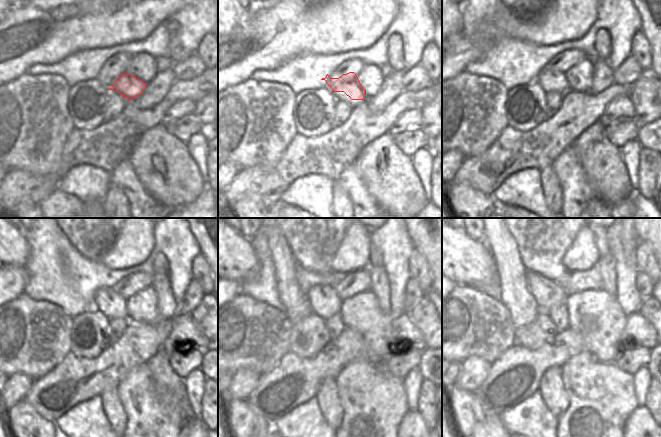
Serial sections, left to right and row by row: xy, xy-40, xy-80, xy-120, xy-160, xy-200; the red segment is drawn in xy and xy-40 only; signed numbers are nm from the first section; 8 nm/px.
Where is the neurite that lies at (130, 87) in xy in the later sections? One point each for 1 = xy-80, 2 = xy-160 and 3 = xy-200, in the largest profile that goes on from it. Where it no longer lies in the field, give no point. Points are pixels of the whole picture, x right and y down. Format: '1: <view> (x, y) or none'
1: xy-80 (561, 83)
2: xy-160 (324, 300)
3: xy-200 (547, 293)

